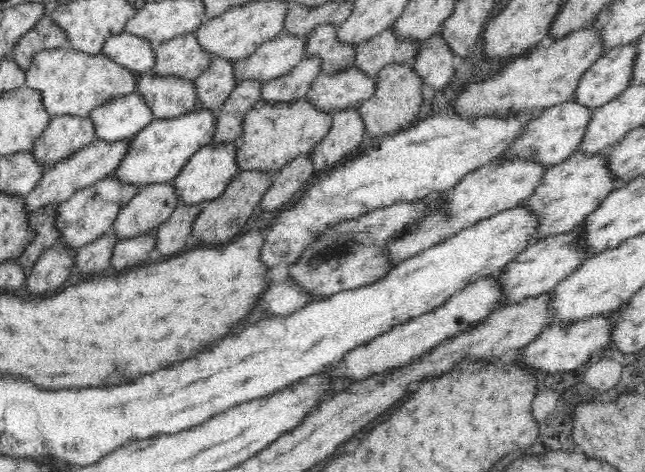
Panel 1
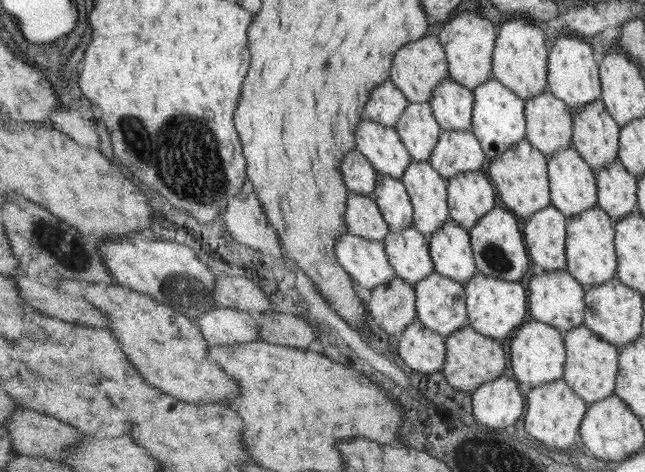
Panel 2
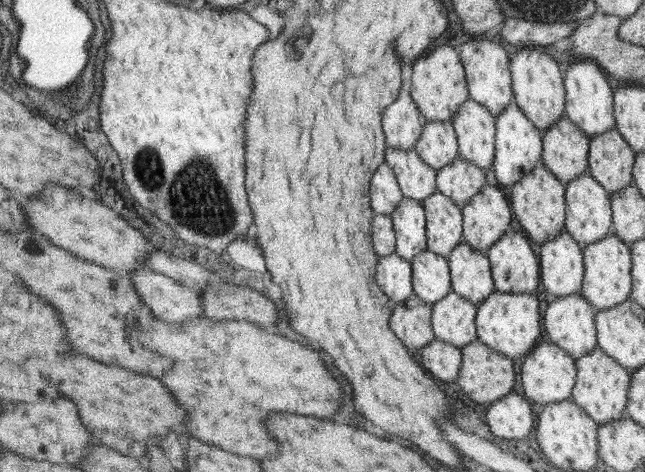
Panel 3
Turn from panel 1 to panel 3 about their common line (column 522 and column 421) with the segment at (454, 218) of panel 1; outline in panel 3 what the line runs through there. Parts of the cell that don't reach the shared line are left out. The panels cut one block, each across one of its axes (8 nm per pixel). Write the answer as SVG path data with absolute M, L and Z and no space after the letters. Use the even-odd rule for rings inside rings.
M388 147L385 163L394 169L399 187L403 188L403 196L422 202L437 190L437 171L414 148L405 151Z

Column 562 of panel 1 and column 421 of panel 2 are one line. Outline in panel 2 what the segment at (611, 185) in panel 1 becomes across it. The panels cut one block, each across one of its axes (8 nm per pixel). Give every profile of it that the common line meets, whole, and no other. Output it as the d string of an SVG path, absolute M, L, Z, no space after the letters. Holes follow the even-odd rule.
M414 159L400 180L414 205L412 226L425 235L431 235L448 218L450 206L446 206L446 182L429 162Z

